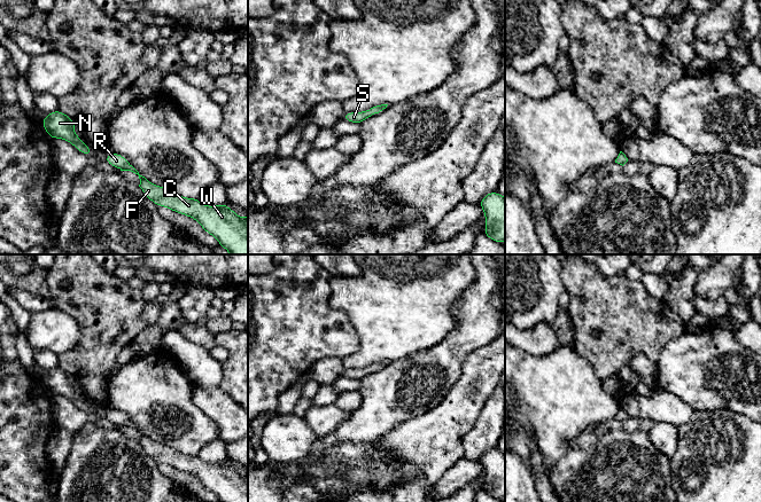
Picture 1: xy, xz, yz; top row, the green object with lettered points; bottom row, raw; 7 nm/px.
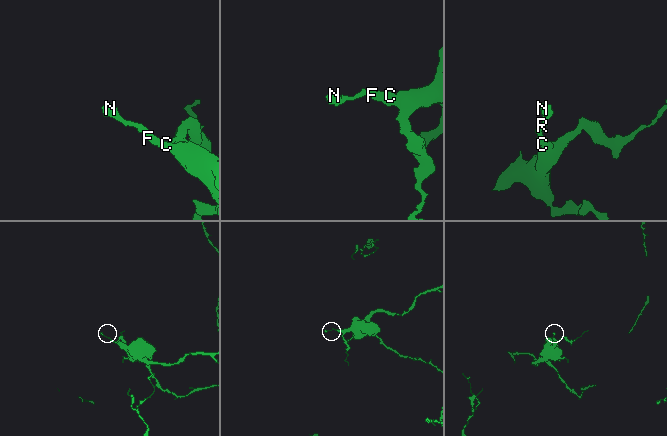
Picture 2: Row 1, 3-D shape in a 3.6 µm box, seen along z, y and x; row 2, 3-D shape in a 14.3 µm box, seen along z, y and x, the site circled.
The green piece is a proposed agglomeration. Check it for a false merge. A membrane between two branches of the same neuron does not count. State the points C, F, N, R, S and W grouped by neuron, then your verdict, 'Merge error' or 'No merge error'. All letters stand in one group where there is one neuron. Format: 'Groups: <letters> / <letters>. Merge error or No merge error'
Groups: C F N R S W. No merge error

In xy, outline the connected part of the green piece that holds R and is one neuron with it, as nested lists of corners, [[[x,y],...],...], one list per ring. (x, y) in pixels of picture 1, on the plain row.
[[[116,409],[104,413],[104,418],[121,428],[138,431],[139,444],[152,458],[157,463],[164,463],[195,476],[209,492],[217,495],[219,502],[248,502],[248,473],[240,474],[227,464],[227,458],[217,463],[207,463],[197,455],[183,454],[166,445],[153,441],[140,432],[125,414]]]

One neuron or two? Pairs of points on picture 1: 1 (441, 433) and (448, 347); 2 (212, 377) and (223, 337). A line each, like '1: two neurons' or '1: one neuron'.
1: two neurons
2: two neurons

